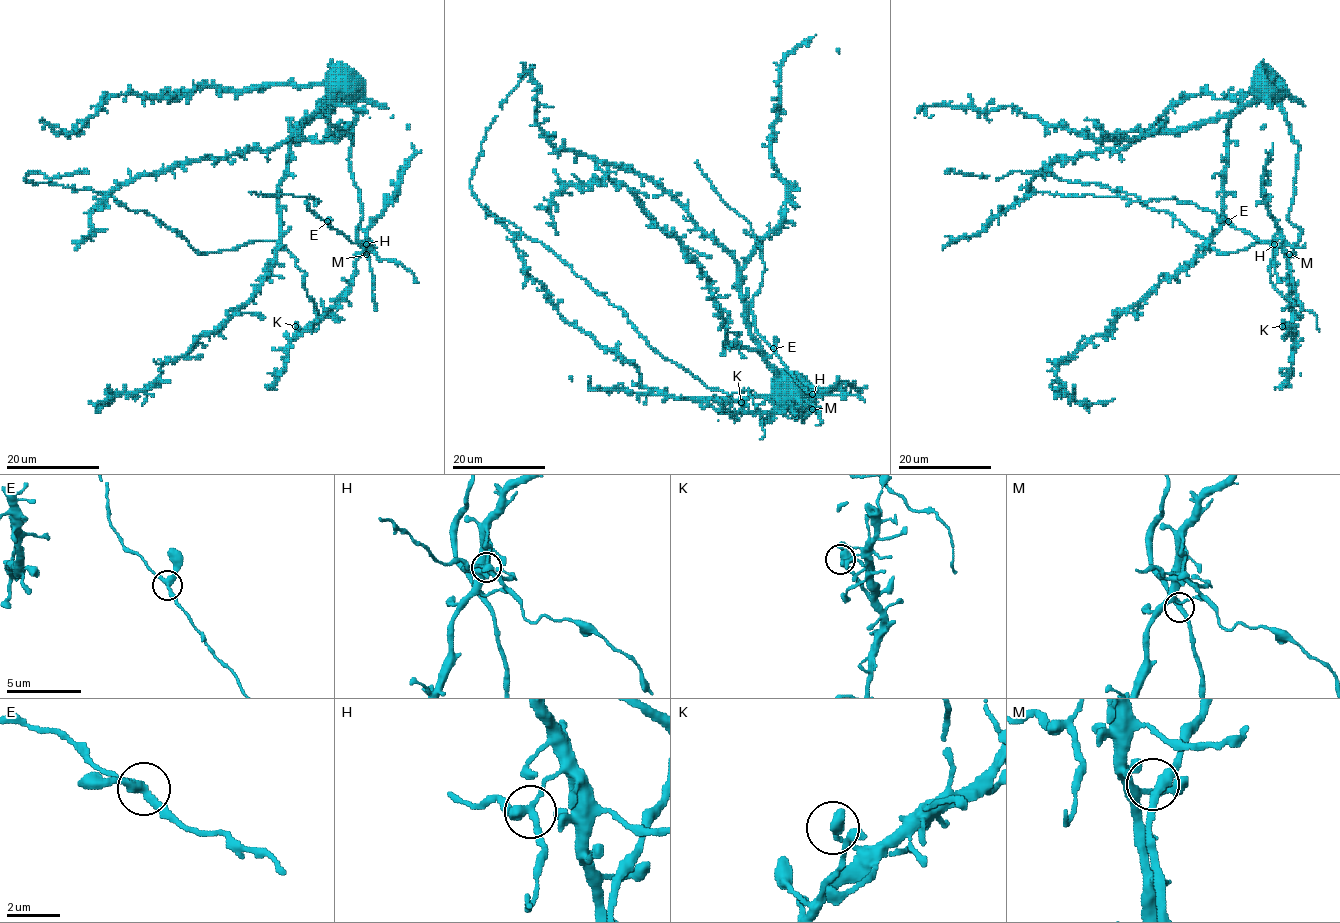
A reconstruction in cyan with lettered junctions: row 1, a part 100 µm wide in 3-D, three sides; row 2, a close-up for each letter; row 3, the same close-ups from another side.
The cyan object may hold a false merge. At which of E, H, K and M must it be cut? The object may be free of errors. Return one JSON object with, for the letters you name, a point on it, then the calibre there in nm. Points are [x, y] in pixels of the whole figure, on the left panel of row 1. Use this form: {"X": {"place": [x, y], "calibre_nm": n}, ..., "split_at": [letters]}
{"split_at": []}

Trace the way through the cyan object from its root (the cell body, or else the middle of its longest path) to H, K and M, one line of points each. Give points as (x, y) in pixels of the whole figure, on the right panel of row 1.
H: (1265, 75), (1299, 148), (1287, 218), (1300, 231), (1300, 239), (1289, 254), (1280, 237), (1274, 243)
K: (1265, 75), (1299, 148), (1287, 218), (1300, 239), (1283, 253), (1293, 324), (1282, 326)
M: (1265, 75), (1299, 148), (1287, 218), (1300, 231), (1300, 239), (1289, 254)

